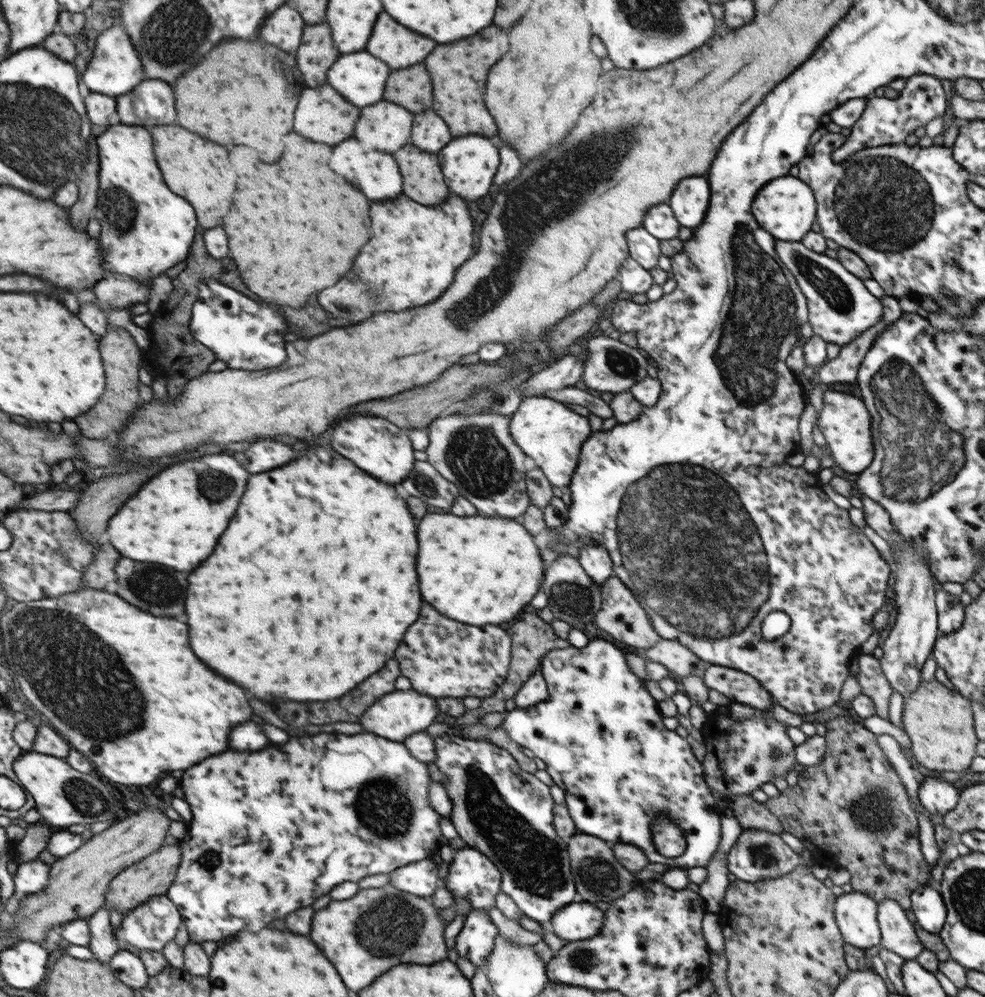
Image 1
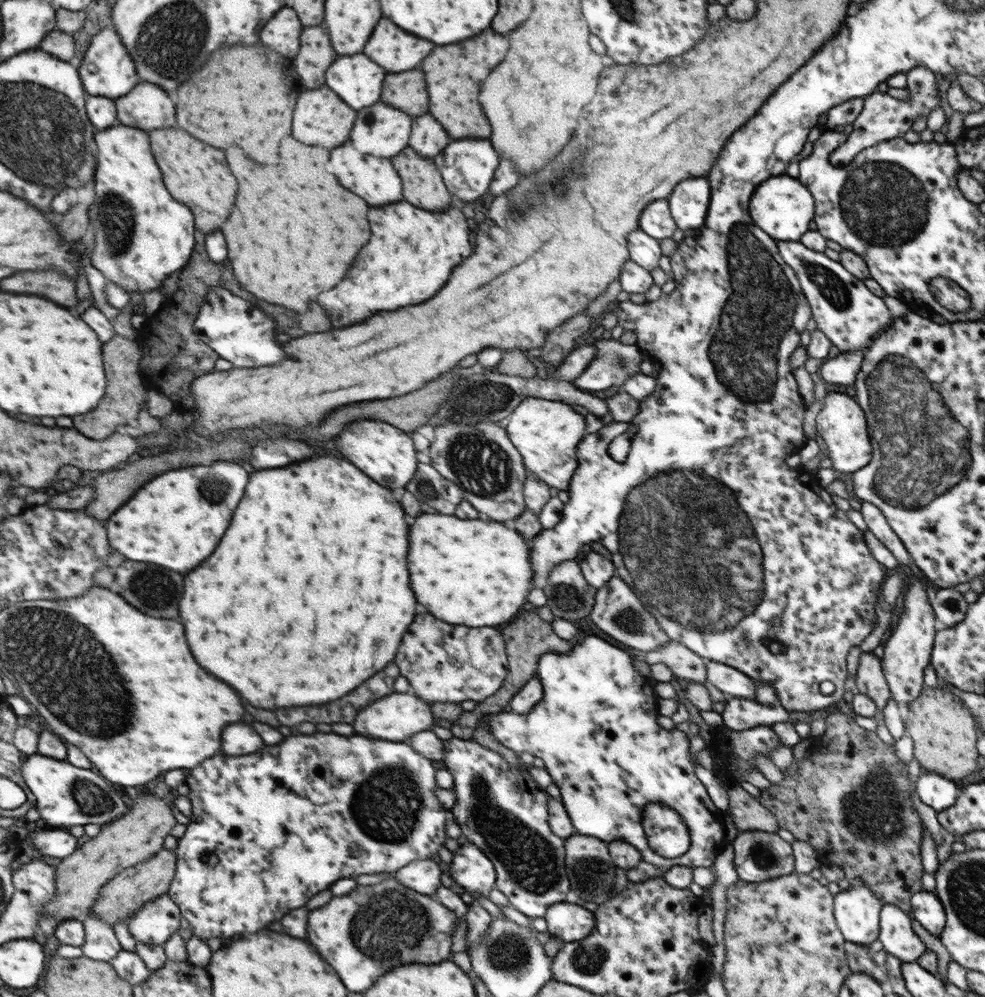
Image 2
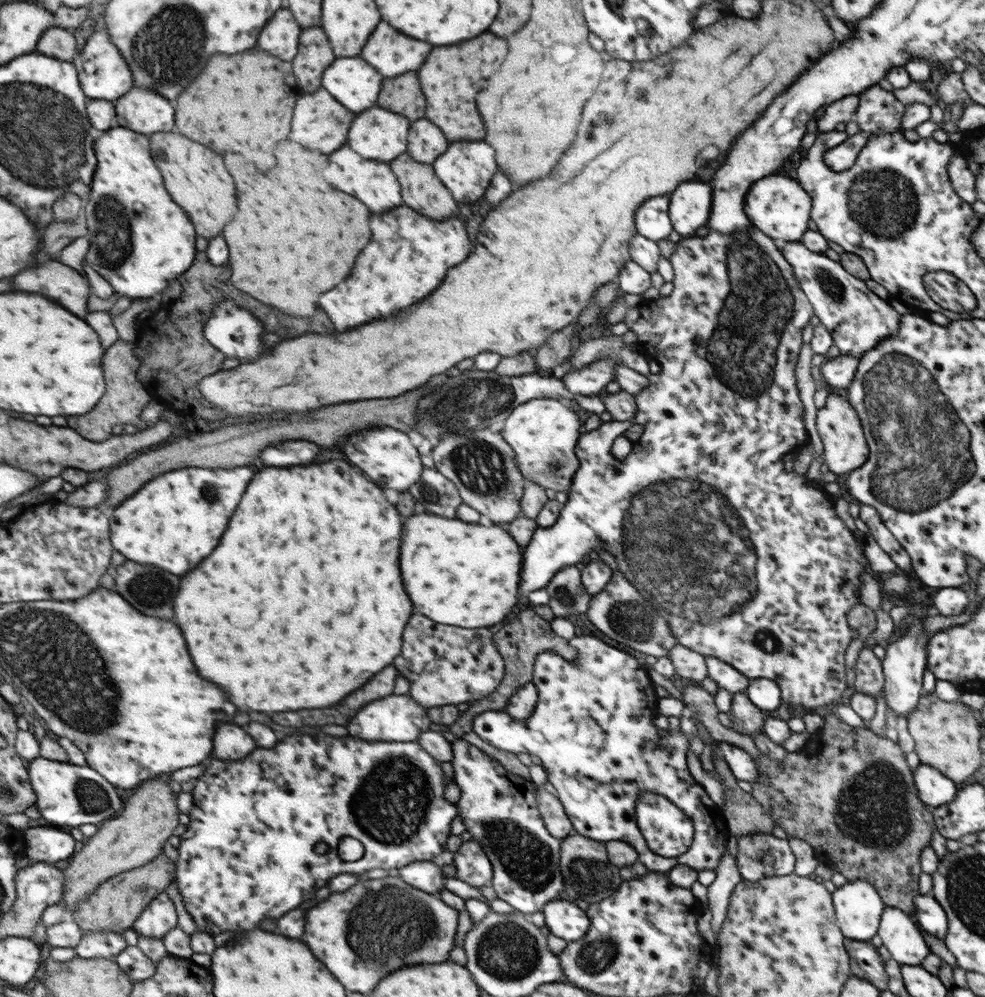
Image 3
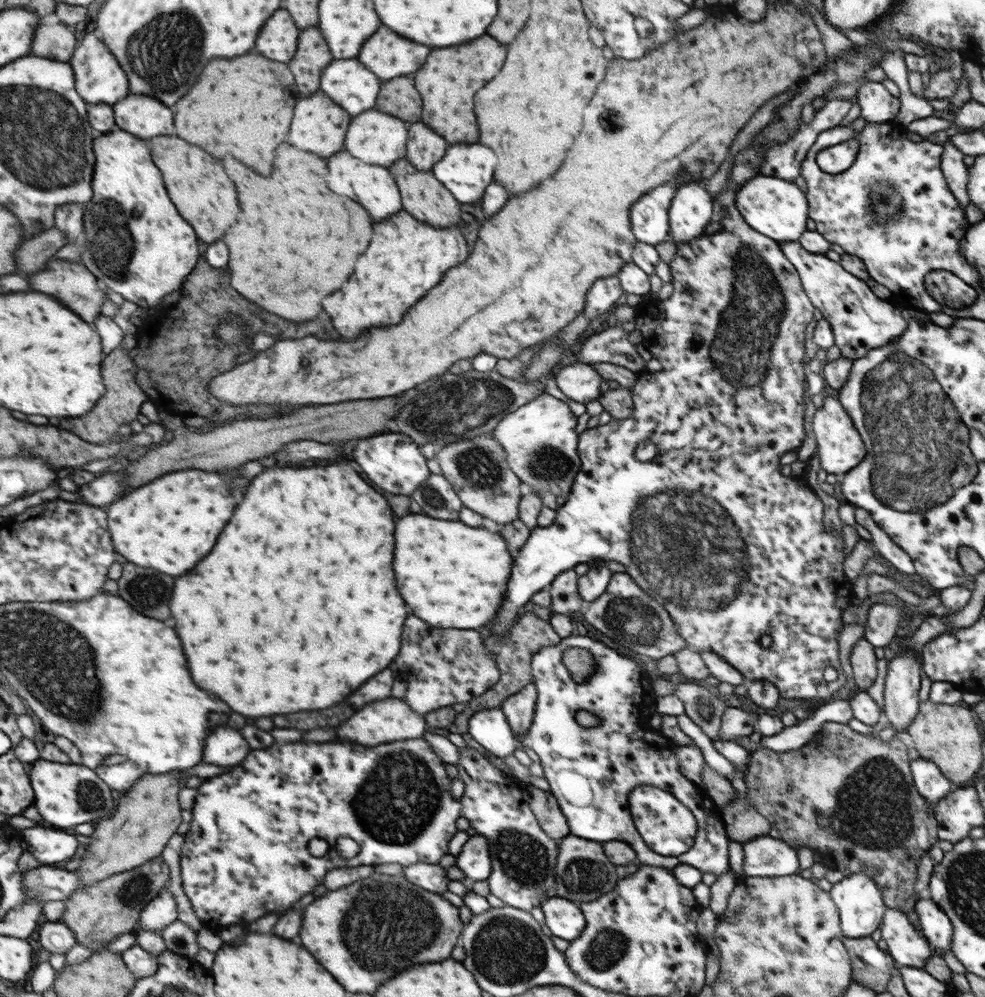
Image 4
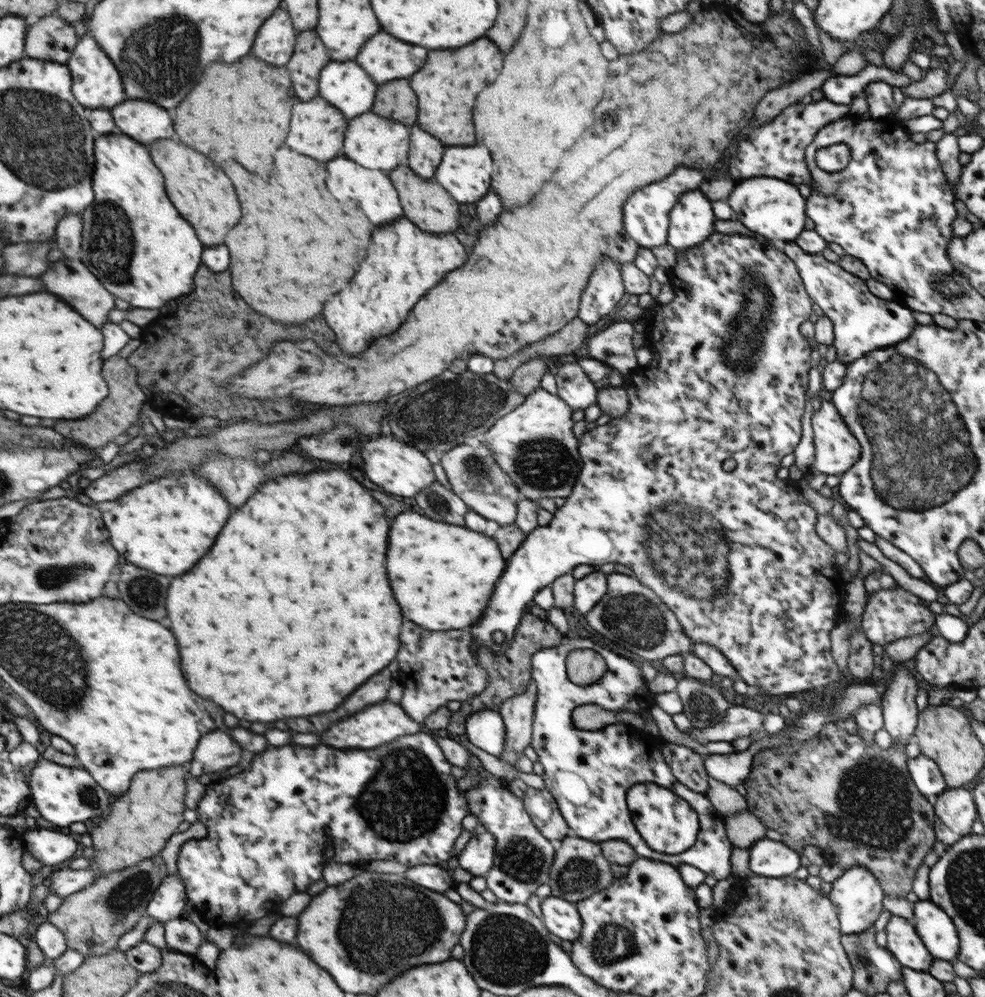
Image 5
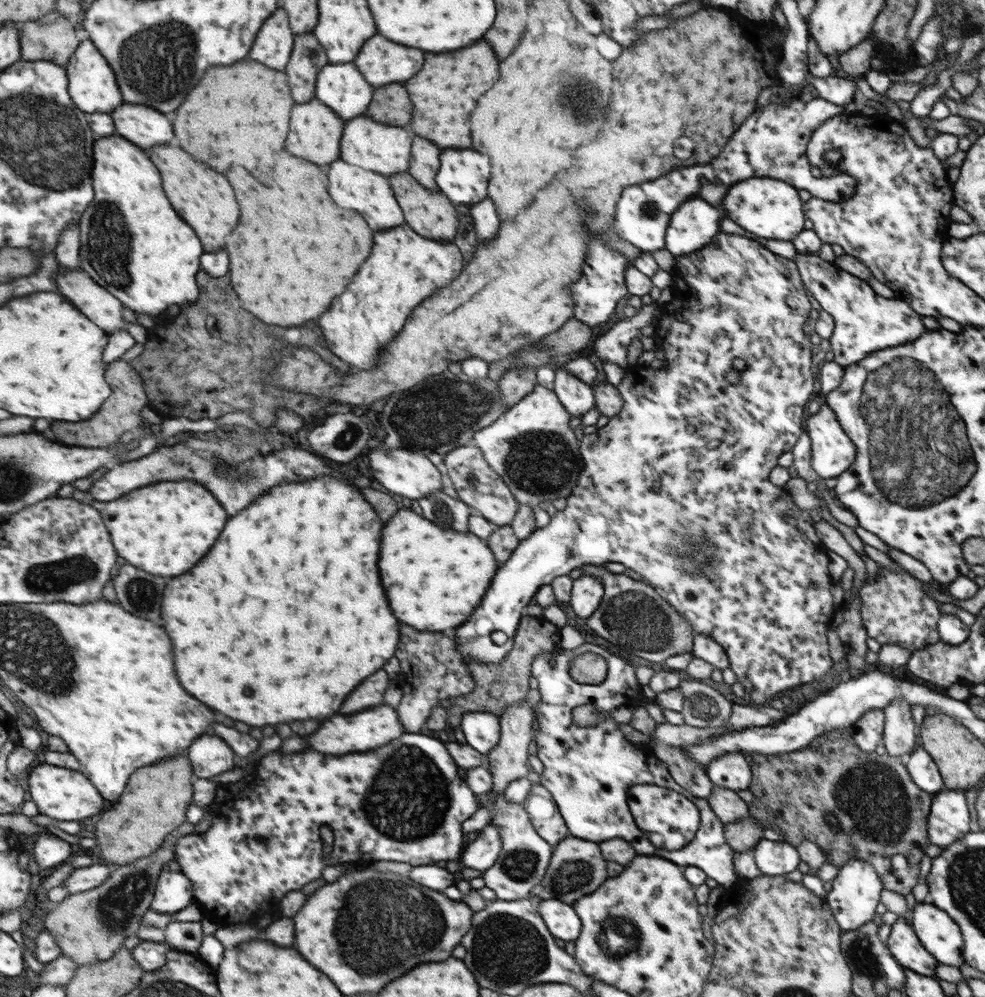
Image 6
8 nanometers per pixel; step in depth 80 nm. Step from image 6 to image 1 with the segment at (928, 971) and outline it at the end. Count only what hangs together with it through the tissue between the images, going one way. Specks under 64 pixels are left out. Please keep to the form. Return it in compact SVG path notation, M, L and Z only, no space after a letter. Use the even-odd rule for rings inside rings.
M880 899L877 901L877 909L878 928L881 930L879 946L904 960L914 960L924 948L919 944L913 932L913 924L909 922L903 908L897 904L897 901Z

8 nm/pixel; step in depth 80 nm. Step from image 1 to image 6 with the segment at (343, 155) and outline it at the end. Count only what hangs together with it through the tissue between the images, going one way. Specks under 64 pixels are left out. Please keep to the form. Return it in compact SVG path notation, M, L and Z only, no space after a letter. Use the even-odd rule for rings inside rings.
M337 160L335 164L331 164L331 196L343 208L353 208L361 216L367 216L367 224L371 224L371 228L375 228L375 230L385 230L385 228L393 228L393 226L398 227L405 222L402 210L393 198L388 177L376 172L361 170L361 168L351 166L343 160Z

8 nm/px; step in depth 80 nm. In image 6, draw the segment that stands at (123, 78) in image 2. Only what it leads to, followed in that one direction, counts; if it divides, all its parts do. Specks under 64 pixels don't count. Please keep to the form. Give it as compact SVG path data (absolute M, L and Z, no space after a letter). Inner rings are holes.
M90 38L80 43L78 50L75 51L73 58L65 67L70 77L71 96L76 106L83 112L111 114L116 108L121 107L126 102L114 68Z

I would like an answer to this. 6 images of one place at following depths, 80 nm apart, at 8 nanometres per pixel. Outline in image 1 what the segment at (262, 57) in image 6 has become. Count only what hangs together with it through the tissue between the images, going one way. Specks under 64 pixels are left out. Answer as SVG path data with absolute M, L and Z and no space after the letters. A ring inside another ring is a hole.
M283 6L263 26L263 38L287 52L297 52L303 40L305 22L293 6Z

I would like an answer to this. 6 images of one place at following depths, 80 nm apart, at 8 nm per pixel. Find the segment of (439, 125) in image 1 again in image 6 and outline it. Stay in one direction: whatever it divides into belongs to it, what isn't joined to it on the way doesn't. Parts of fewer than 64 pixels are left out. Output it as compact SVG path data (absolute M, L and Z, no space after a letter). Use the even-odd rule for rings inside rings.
M415 136L415 150L412 152L410 168L407 171L420 185L433 191L433 188L437 188L433 182L437 166L441 166L439 148L429 140Z

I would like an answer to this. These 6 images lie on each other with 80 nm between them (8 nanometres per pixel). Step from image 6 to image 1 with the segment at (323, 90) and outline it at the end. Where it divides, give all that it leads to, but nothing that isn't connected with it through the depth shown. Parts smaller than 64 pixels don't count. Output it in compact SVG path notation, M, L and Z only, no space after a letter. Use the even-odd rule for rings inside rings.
M355 52L339 58L339 64L329 72L329 84L339 88L351 104L363 108L381 100L387 74L389 68L381 60L367 52Z

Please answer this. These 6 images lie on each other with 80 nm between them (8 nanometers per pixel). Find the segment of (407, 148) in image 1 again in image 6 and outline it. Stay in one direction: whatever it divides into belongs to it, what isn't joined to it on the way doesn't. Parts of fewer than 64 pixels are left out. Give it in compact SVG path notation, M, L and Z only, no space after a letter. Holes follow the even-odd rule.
M408 171L387 176L391 180L390 187L395 188L395 196L399 196L399 204L403 204L402 215L405 222L419 236L429 240L450 241L458 230L458 213L452 203L441 191L433 192L420 185Z

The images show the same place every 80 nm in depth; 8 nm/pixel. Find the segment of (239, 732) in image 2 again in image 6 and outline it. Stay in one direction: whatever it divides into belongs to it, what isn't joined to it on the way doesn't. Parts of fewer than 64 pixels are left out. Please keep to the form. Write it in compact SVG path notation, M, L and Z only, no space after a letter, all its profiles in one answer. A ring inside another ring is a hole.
M201 736L189 748L192 767L197 777L213 778L236 767L239 756L235 756L233 748L219 736Z

